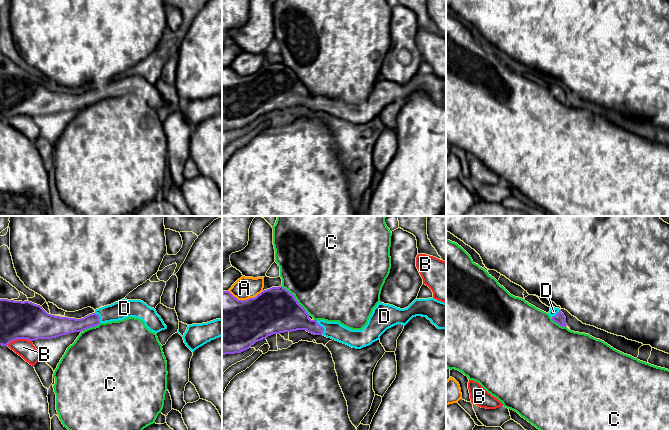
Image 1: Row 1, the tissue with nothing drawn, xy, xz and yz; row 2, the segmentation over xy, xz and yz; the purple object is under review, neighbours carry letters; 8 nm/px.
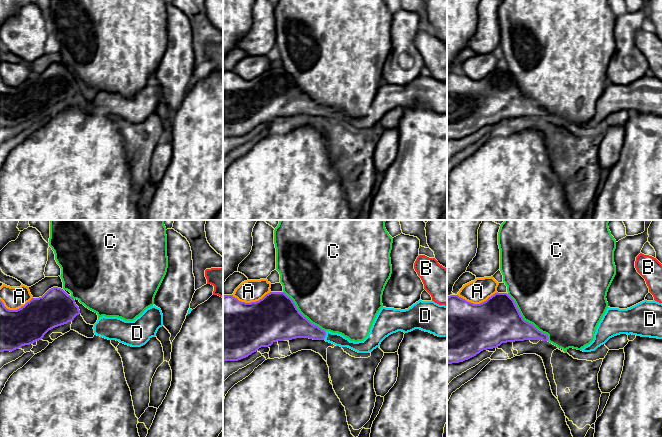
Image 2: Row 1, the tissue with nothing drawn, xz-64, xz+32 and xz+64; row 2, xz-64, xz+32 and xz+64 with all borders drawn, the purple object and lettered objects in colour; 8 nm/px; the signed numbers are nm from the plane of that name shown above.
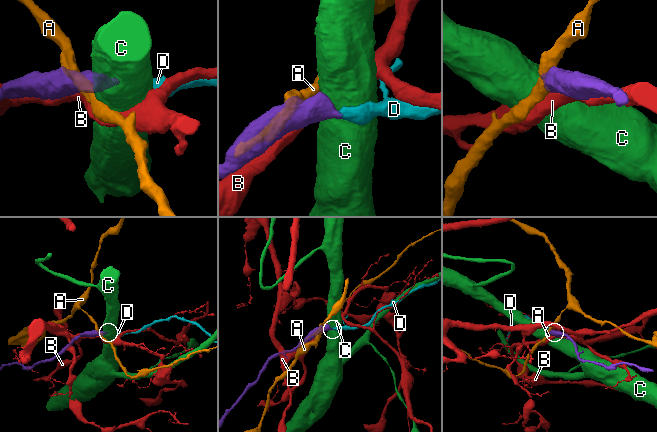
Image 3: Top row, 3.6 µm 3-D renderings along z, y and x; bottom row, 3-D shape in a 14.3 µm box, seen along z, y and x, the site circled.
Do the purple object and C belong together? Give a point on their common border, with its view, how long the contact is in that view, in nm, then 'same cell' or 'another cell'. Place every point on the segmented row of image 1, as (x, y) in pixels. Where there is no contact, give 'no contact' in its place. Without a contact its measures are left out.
xz (295, 299) | 320 nm | another cell

